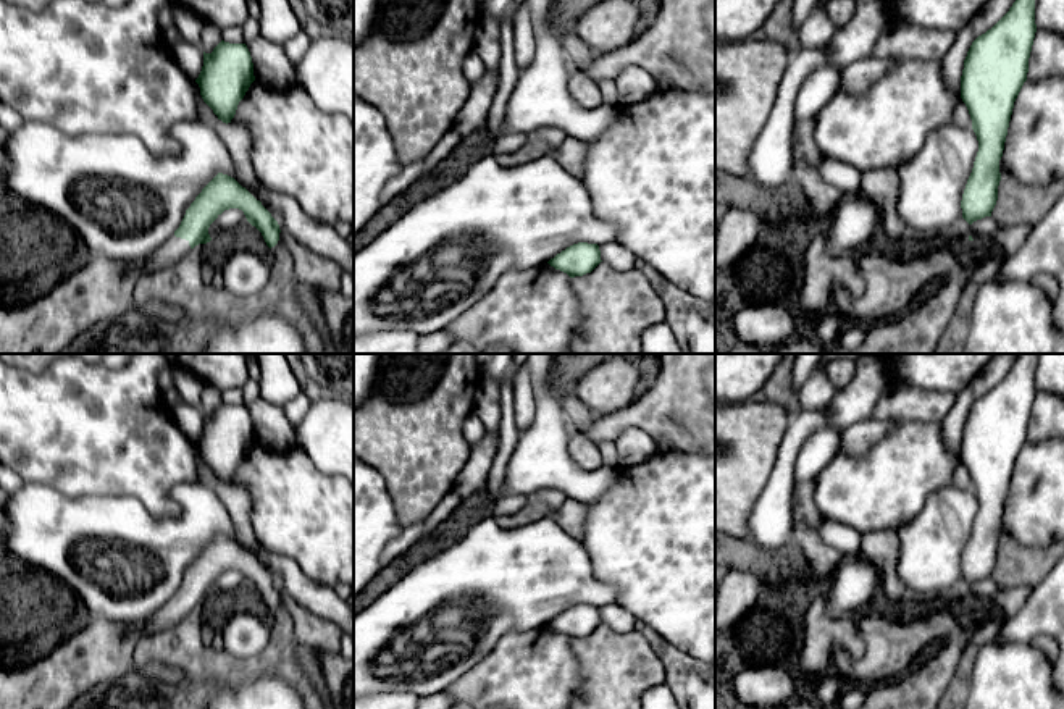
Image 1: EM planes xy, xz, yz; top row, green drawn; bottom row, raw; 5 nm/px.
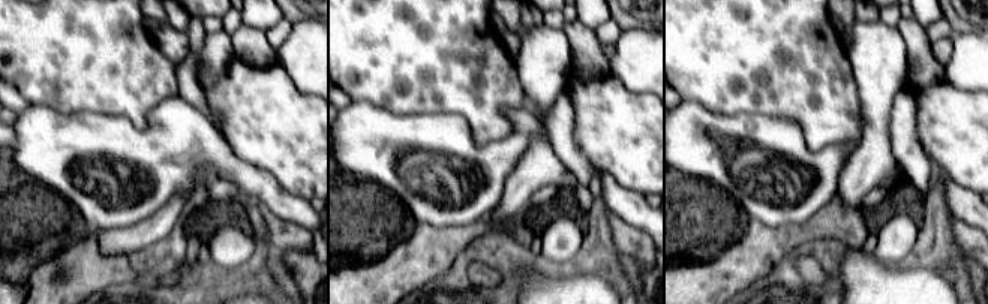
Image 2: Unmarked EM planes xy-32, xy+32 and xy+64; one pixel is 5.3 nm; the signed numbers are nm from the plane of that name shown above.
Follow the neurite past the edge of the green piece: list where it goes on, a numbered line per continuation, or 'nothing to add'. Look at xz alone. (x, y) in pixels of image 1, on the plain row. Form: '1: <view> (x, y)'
nothing to add

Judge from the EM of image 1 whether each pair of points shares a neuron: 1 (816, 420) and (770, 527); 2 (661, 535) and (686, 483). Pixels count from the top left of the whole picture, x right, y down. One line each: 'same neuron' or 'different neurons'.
1: same neuron
2: same neuron

